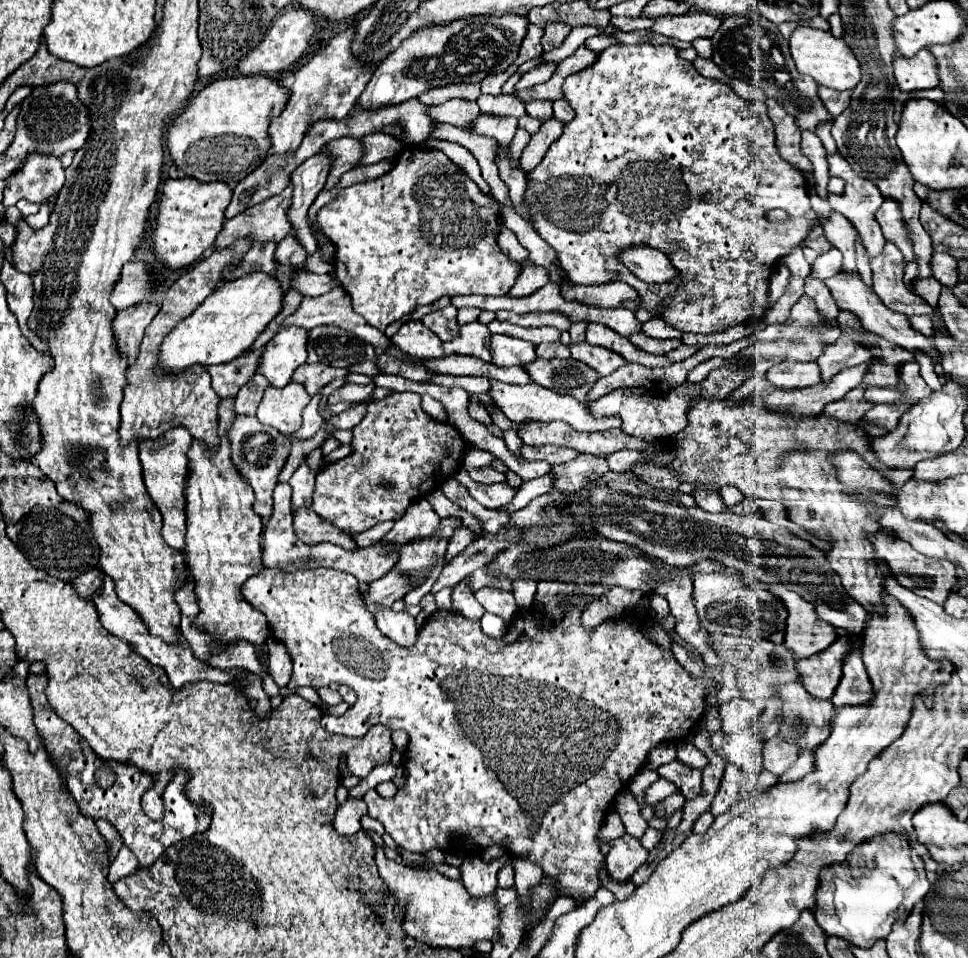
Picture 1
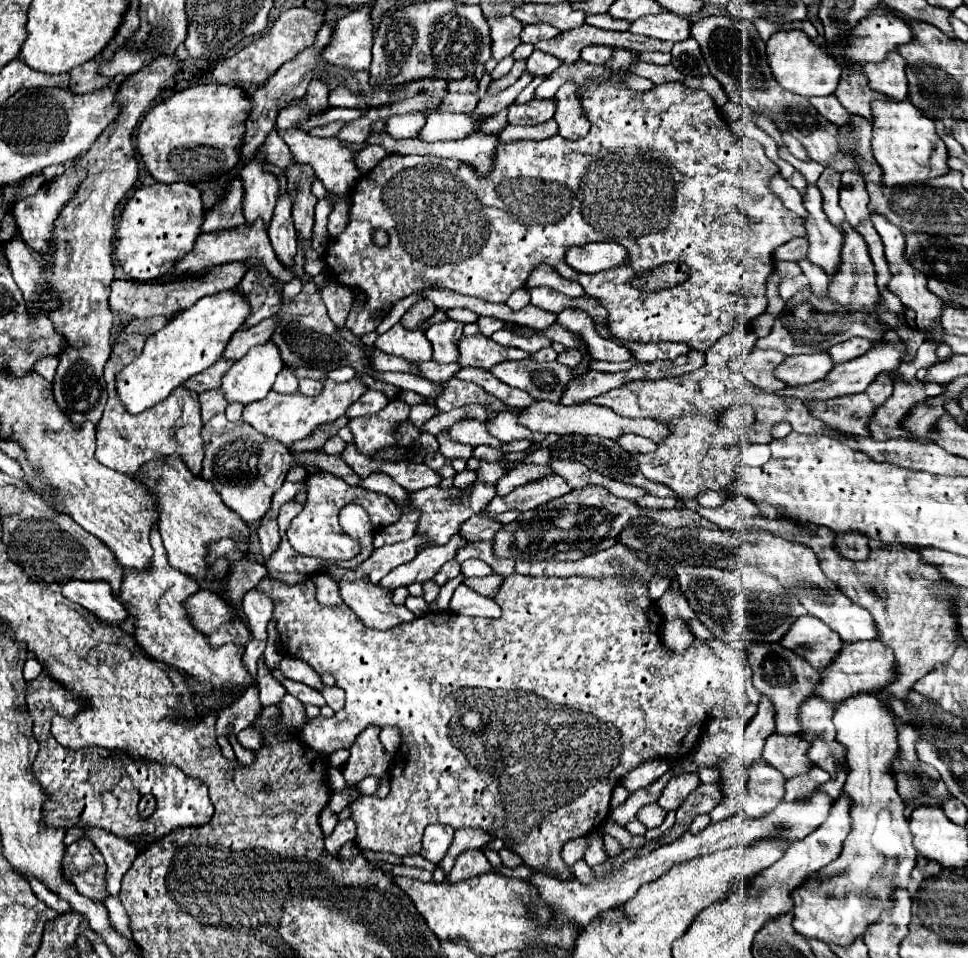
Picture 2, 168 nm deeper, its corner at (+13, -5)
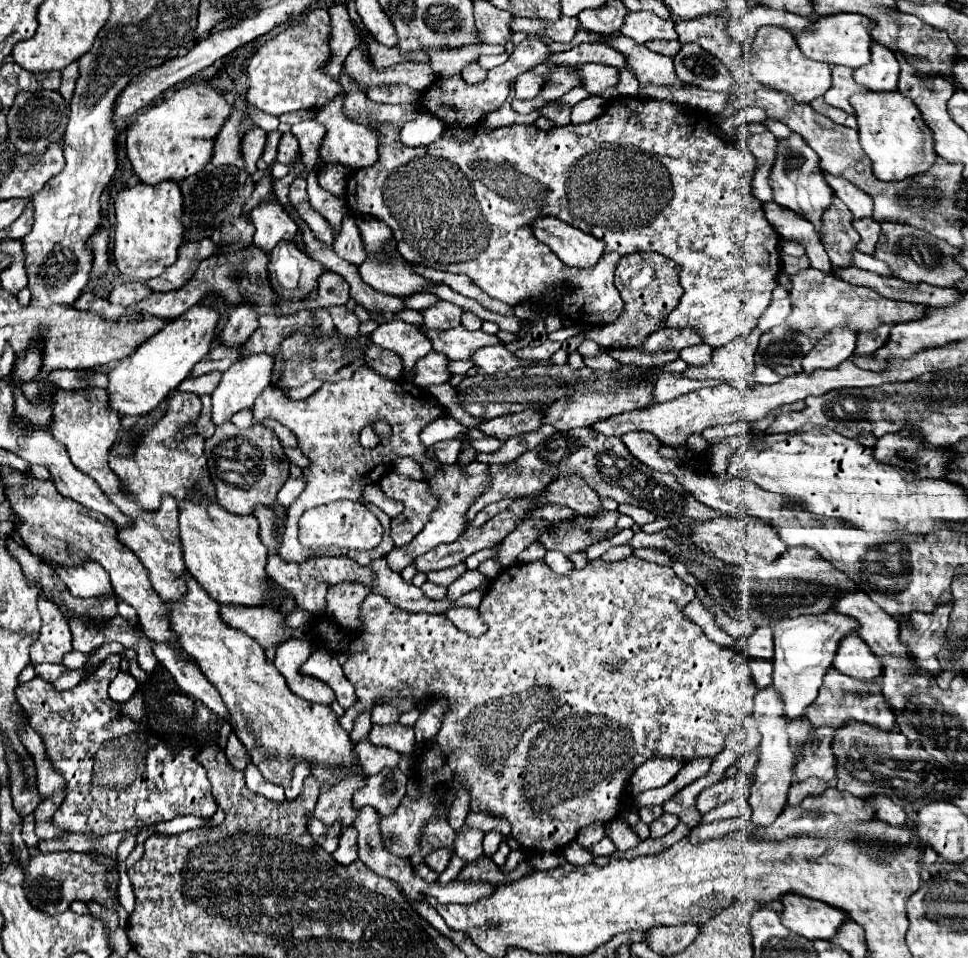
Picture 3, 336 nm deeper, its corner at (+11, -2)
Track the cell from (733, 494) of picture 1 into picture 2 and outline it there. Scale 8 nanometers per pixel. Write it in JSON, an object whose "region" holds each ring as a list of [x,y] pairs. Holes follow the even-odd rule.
{"region":[[[709,490],[709,492],[705,492],[703,496],[699,496],[699,506],[707,506],[707,508],[717,508],[719,504],[723,504],[723,500],[725,500],[725,494],[723,492],[713,492],[713,490]]]}

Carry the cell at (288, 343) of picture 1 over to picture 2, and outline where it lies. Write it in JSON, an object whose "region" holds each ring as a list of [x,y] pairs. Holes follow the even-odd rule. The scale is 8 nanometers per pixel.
{"region":[[[275,342],[251,348],[251,352],[237,360],[223,378],[221,390],[225,392],[227,402],[241,402],[245,406],[263,400],[283,366]]]}

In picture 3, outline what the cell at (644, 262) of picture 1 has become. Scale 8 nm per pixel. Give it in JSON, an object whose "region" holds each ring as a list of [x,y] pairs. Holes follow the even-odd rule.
{"region":[[[539,217],[533,221],[533,235],[571,267],[591,267],[603,255],[605,245],[589,233],[565,225],[559,217]]]}

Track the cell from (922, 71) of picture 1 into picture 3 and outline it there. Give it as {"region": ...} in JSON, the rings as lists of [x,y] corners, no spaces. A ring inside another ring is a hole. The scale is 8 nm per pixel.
{"region":[[[873,43],[869,65],[863,65],[853,73],[853,79],[869,91],[897,91],[899,61],[891,49],[881,43]]]}

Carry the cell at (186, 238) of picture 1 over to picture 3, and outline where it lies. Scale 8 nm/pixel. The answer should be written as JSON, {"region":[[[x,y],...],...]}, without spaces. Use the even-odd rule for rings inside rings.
{"region":[[[161,181],[159,185],[135,185],[135,187],[125,187],[117,193],[115,197],[115,235],[113,235],[113,261],[117,265],[117,269],[135,279],[145,283],[151,277],[159,277],[169,265],[173,265],[177,261],[177,249],[183,243],[183,223],[181,223],[181,215],[183,215],[183,197],[179,191],[179,185],[175,181]]]}

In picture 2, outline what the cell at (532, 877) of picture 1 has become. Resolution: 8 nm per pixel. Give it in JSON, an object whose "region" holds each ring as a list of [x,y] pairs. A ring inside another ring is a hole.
{"region":[[[503,848],[499,851],[499,856],[502,860],[503,866],[507,868],[517,868],[517,866],[523,866],[523,860],[517,856],[514,852],[511,852],[508,848]]]}

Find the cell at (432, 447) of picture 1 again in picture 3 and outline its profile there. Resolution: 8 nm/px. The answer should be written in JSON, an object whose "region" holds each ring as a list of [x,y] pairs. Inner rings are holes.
{"region":[[[335,501],[309,509],[299,521],[299,541],[311,549],[327,545],[337,545],[343,549],[375,549],[381,543],[381,537],[383,527],[379,519],[371,515],[365,505],[353,501]]]}

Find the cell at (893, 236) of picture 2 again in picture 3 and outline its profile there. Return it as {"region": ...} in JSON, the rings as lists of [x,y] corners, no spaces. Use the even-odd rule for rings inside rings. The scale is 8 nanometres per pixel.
{"region":[[[855,250],[852,254],[852,265],[859,269],[867,269],[867,271],[875,271],[879,275],[891,275],[889,267],[880,260],[875,259],[871,255],[863,254]]]}

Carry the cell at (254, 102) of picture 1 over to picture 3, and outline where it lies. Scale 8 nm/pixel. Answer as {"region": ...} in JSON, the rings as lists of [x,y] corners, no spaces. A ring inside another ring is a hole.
{"region":[[[189,85],[173,93],[173,97],[141,113],[127,131],[127,159],[135,175],[145,185],[157,185],[165,179],[183,181],[199,173],[213,155],[213,143],[229,117],[229,103],[217,89],[205,85]]]}

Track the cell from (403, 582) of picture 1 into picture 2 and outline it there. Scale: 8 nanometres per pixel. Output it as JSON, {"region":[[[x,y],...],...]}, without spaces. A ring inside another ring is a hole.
{"region":[[[453,536],[447,544],[443,546],[431,546],[431,548],[425,548],[423,552],[419,552],[419,556],[415,556],[415,560],[399,566],[399,568],[393,568],[381,582],[379,586],[381,588],[387,588],[387,590],[395,590],[399,586],[409,586],[413,582],[425,582],[425,580],[431,580],[435,576],[435,572],[455,556],[457,548],[465,546],[467,542],[461,538],[461,536]]]}

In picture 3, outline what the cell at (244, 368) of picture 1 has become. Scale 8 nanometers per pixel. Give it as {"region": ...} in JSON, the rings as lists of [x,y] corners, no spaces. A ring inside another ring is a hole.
{"region":[[[203,395],[201,403],[203,403],[203,407],[201,407],[199,419],[197,419],[195,425],[185,427],[185,435],[201,435],[203,439],[209,439],[215,433],[215,425],[211,421],[211,397]]]}

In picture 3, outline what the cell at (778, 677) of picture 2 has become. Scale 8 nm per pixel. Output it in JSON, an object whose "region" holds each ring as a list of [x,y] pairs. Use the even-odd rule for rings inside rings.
{"region":[[[829,669],[823,685],[819,689],[819,697],[805,709],[805,715],[809,717],[813,727],[833,727],[837,729],[837,725],[845,725],[849,721],[859,721],[859,723],[869,723],[873,727],[891,731],[897,727],[897,719],[895,719],[895,711],[891,707],[891,703],[885,699],[881,685],[877,681],[857,681],[849,675],[843,675],[835,669]]]}

